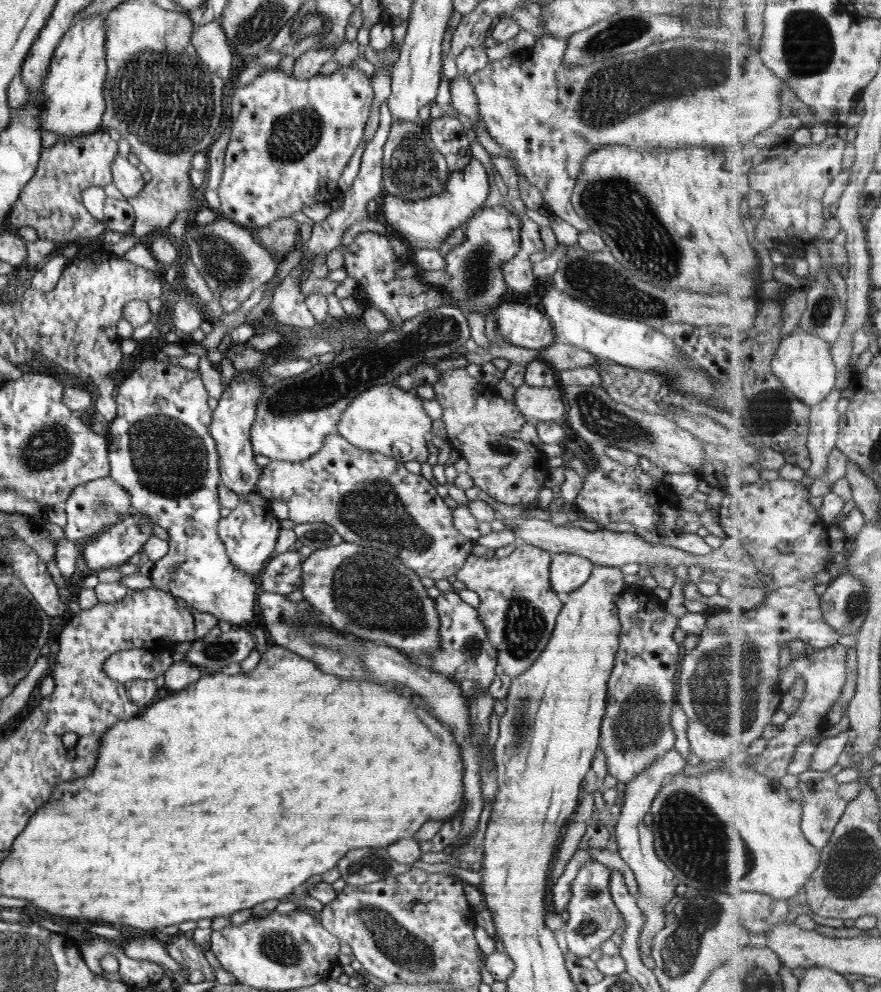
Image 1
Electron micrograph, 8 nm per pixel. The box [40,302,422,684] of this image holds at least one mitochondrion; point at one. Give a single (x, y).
(170, 460)

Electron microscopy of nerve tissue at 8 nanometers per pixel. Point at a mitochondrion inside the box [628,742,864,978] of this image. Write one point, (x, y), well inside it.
(691, 836)

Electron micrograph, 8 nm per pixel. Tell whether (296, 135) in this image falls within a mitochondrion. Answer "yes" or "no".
yes

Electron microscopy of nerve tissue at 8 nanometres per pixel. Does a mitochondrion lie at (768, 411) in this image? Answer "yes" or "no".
yes

